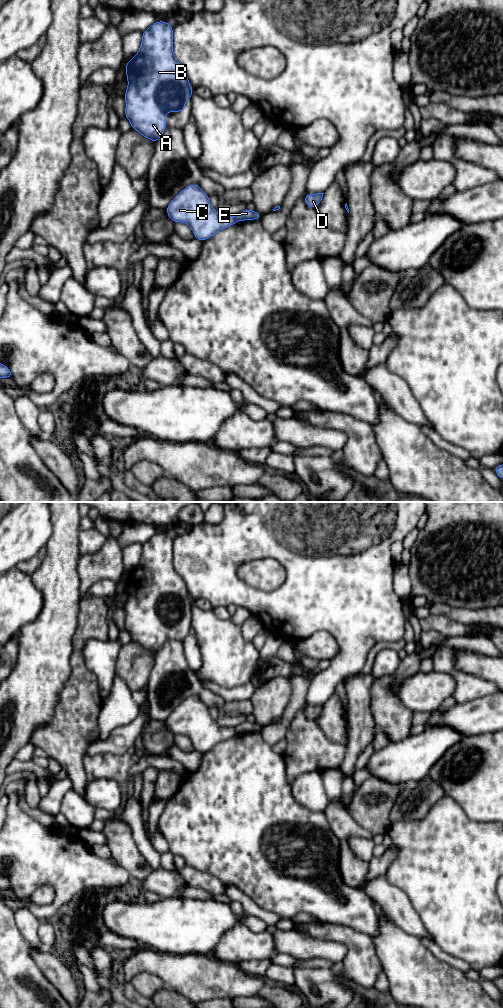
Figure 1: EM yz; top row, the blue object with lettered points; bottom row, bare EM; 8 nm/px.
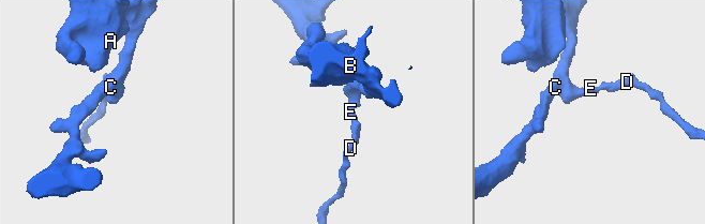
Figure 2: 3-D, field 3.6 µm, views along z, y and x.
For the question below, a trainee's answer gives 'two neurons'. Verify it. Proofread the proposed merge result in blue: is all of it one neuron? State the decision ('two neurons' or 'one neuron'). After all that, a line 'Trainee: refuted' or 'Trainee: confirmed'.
two neurons
Trainee: confirmed

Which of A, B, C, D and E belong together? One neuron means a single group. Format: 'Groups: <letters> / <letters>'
Groups: A B C / D E

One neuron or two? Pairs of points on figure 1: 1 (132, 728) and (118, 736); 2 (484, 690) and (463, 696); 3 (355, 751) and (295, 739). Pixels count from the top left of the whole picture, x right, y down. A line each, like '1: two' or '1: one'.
1: one
2: one
3: two

